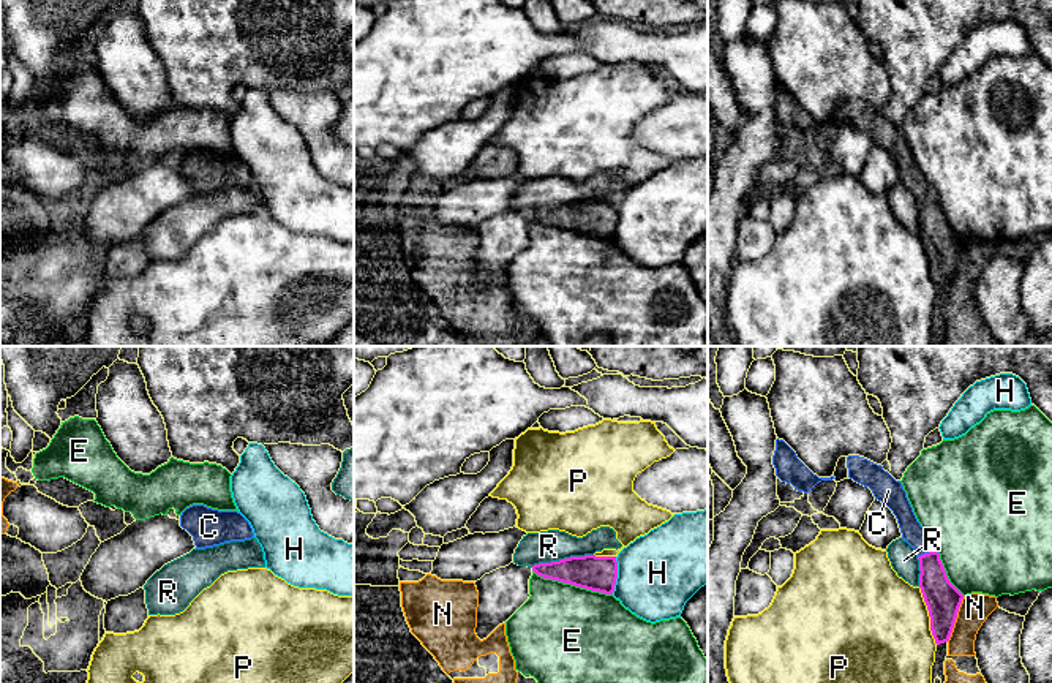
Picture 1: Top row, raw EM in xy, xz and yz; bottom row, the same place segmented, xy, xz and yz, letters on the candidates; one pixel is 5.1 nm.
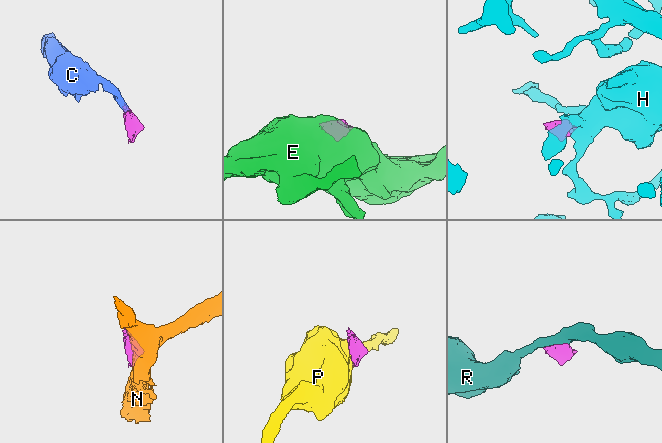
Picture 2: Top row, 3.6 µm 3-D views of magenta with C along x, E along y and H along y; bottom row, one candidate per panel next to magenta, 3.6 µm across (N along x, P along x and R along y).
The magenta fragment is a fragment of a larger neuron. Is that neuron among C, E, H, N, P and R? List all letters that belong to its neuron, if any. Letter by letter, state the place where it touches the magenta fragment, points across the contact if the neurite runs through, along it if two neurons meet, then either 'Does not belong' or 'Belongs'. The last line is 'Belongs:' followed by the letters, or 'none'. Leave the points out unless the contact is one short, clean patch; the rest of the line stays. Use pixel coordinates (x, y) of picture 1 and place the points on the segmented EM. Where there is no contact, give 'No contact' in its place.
C: Touches magenta at yz (929, 552). Path across: yz (942, 598), (932, 581), (929, 552), (912, 532). Belongs
E: Touches magenta at xz (572, 584). Does not belong
H: Touches magenta at xz (616, 576). Boundary: xz (616, 557), (616, 584), (612, 593). Does not belong
N: Touches magenta at yz (956, 617). Boundary: yz (964, 596), (951, 636), (946, 641). Does not belong
P: Touches magenta at yz (929, 615). Does not belong
R: Touches magenta at xz (561, 560). Boundary: xz (593, 554), (539, 562), (531, 566). Does not belong
Belongs: C

